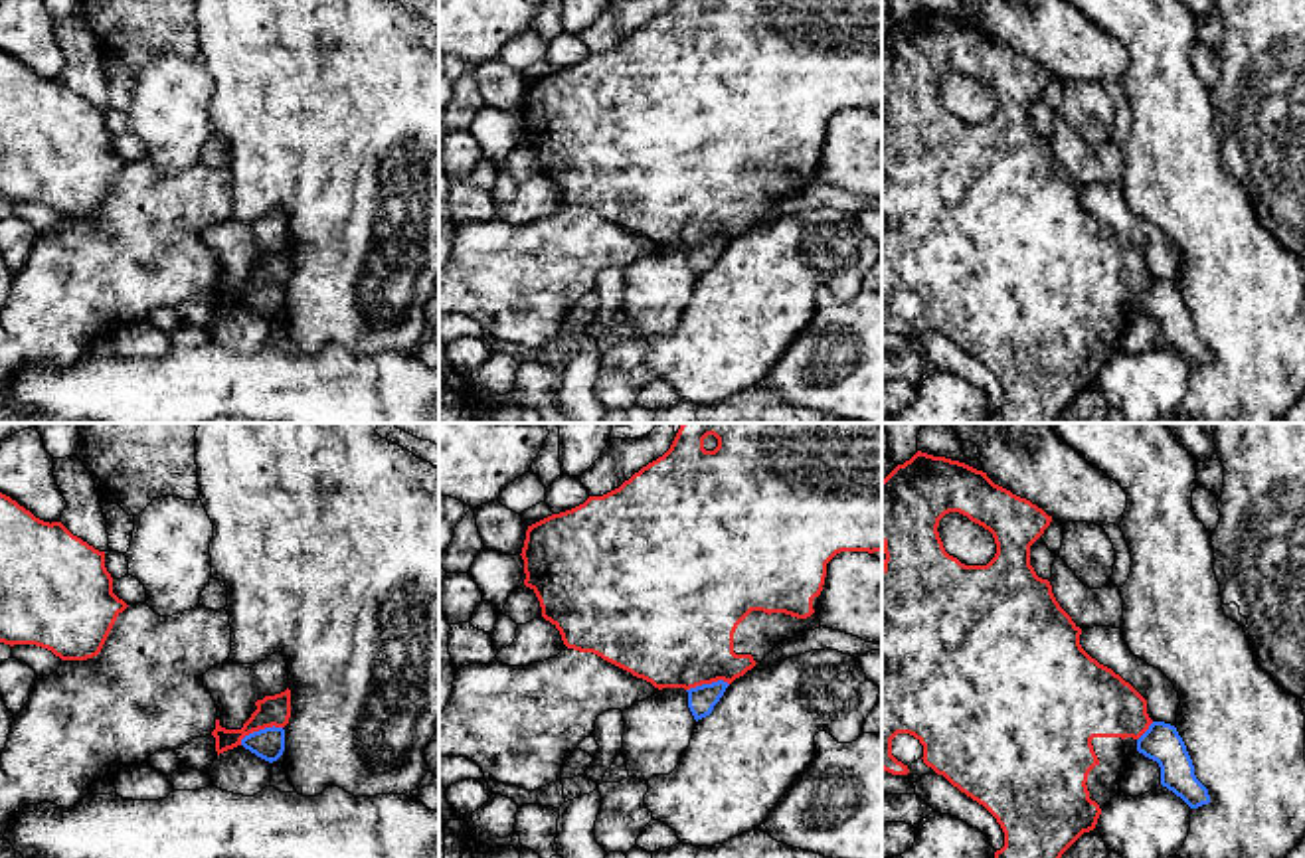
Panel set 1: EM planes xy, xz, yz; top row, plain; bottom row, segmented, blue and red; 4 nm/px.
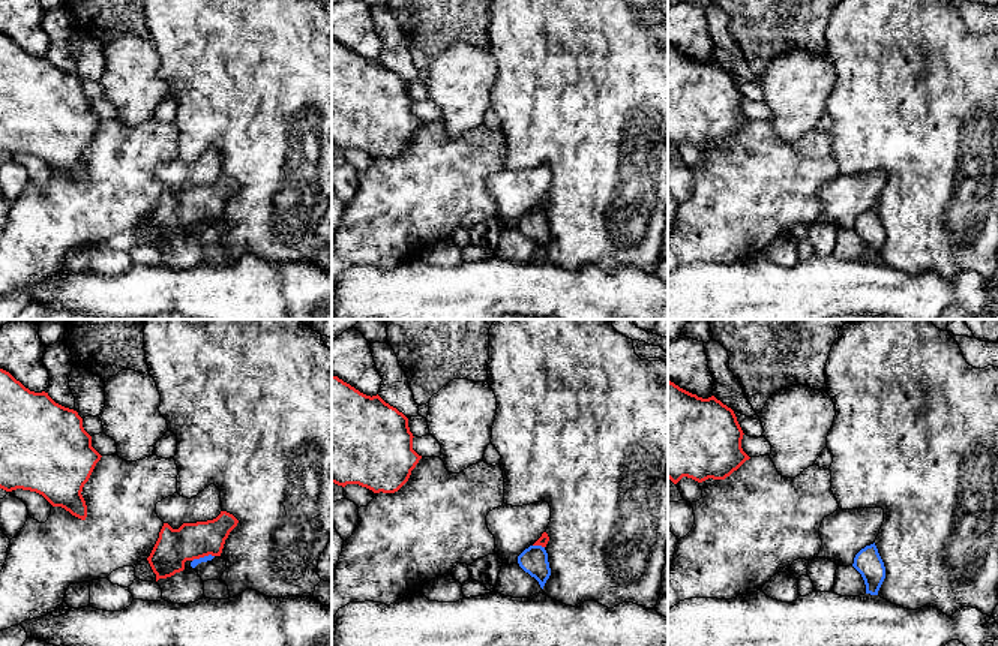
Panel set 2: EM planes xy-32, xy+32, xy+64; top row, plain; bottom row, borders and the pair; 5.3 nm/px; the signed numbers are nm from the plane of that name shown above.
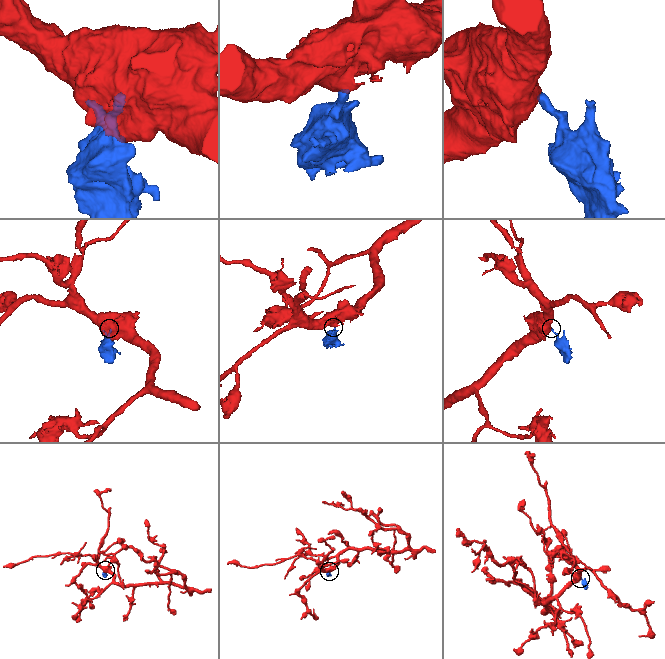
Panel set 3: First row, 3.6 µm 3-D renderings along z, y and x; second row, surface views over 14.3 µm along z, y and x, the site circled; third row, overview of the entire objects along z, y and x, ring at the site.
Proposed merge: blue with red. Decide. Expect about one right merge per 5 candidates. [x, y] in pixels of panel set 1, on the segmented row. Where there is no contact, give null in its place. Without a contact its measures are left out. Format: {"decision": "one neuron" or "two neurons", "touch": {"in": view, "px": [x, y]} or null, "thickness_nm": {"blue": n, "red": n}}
{"decision": "two neurons", "touch": {"in": "xy", "px": [260, 730]}, "thickness_nm": {"blue": 130, "red": 130}}

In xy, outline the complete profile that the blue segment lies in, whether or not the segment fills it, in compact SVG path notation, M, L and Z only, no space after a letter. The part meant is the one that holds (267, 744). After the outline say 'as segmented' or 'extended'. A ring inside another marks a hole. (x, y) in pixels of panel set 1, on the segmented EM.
M273 726L253 731L241 739L241 745L255 753L257 757L273 763L285 751L285 729Z; as segmented

